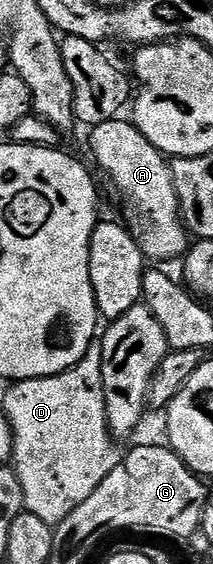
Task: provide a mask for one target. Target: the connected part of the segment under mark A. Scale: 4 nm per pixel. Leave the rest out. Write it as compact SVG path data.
M125 118L94 124L90 132L93 132L89 136L93 156L98 166L109 175L110 182L121 191L133 215L131 231L143 255L153 262L184 257L191 247L191 236L181 219L181 203L165 153L160 152L136 124Z

